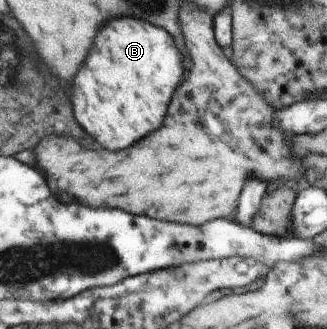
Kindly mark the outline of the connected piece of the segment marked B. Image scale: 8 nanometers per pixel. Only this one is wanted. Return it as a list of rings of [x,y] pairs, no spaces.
[[[118,17],[118,21],[110,21],[110,25],[98,33],[94,53],[90,53],[86,65],[82,65],[82,73],[78,73],[78,81],[74,81],[72,101],[80,125],[86,127],[106,149],[120,151],[160,127],[168,101],[173,97],[172,91],[177,89],[182,75],[182,57],[170,36],[164,29],[134,17]]]

